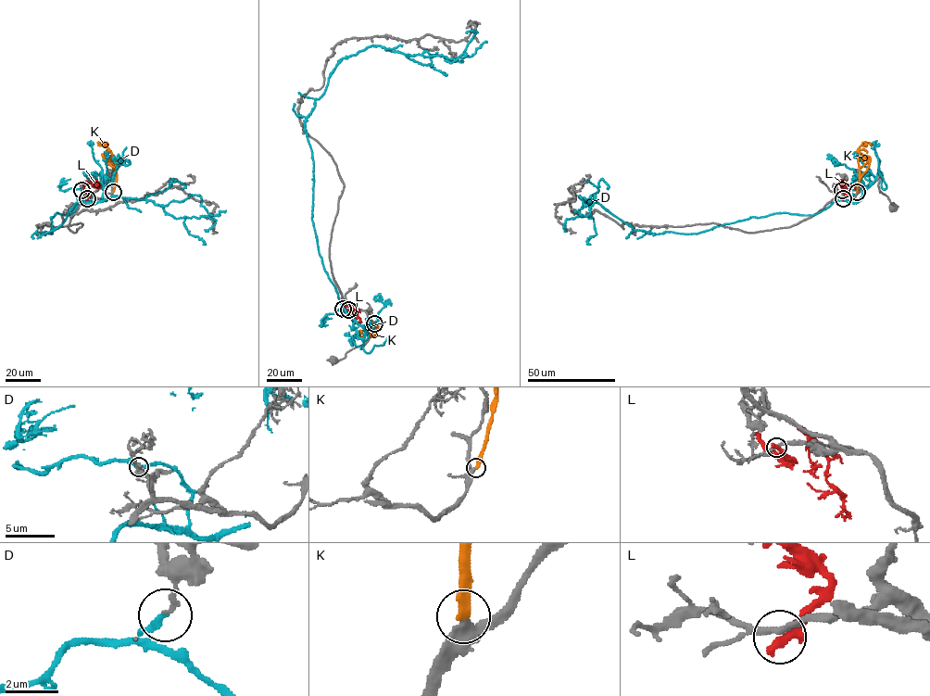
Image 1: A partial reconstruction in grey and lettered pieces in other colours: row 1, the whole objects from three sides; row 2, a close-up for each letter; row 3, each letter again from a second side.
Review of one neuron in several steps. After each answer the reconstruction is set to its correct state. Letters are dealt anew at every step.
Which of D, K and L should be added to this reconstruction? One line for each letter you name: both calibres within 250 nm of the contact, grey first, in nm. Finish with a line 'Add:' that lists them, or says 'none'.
K: calibres 240 and 320 nm
Add: K

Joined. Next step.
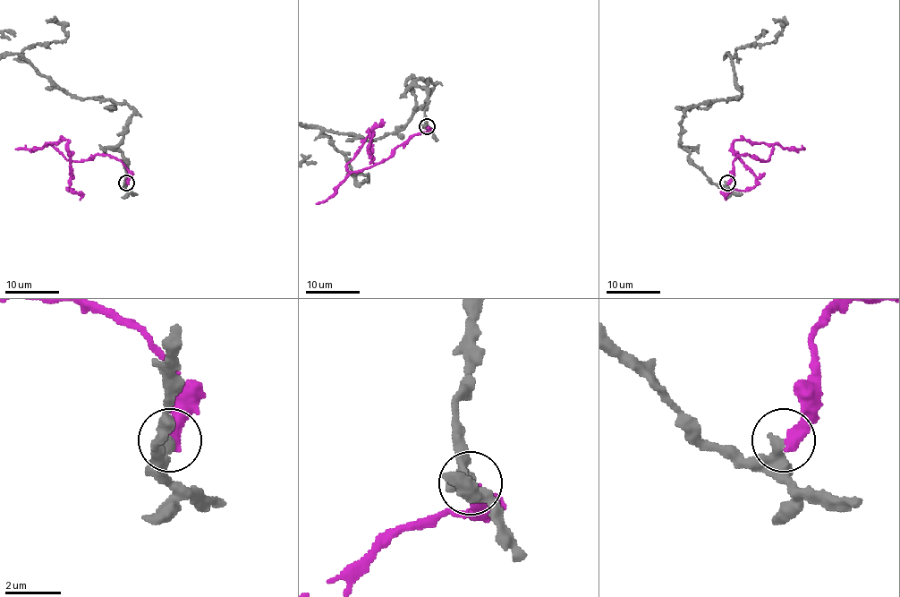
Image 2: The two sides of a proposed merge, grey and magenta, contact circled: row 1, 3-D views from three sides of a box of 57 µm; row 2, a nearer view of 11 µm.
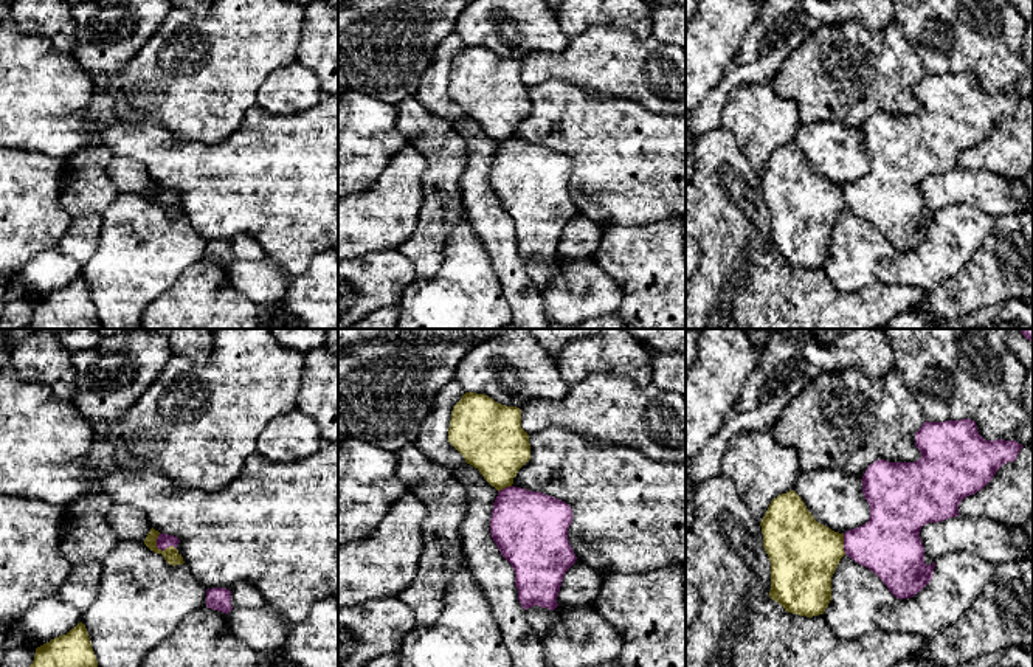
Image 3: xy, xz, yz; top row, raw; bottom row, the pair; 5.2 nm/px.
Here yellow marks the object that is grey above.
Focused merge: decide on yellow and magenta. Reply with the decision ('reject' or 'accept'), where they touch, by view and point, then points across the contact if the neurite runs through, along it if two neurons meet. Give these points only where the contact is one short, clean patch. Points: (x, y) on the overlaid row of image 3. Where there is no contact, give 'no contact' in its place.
reject | xy (160, 549) | along xy (157, 535), (158, 548), (172, 546), (176, 549)

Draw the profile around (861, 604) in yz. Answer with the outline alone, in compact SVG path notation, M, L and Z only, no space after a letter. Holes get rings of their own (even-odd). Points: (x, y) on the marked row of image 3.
M966 551L946 552L935 560L932 579L920 593L897 599L873 571L844 555L831 577L831 600L822 616L841 641L876 631L931 641L973 607L994 566Z

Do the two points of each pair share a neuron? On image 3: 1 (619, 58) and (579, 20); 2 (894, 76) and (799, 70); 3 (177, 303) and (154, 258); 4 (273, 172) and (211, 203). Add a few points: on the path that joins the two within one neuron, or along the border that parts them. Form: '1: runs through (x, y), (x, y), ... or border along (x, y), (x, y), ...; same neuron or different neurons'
1: border along (624, 28), (590, 25), (570, 38); different neurons
2: runs through (870, 78), (852, 86), (822, 76); same neuron
3: border along (196, 262), (143, 312); different neurons
4: runs through (258, 182), (227, 188); same neuron

